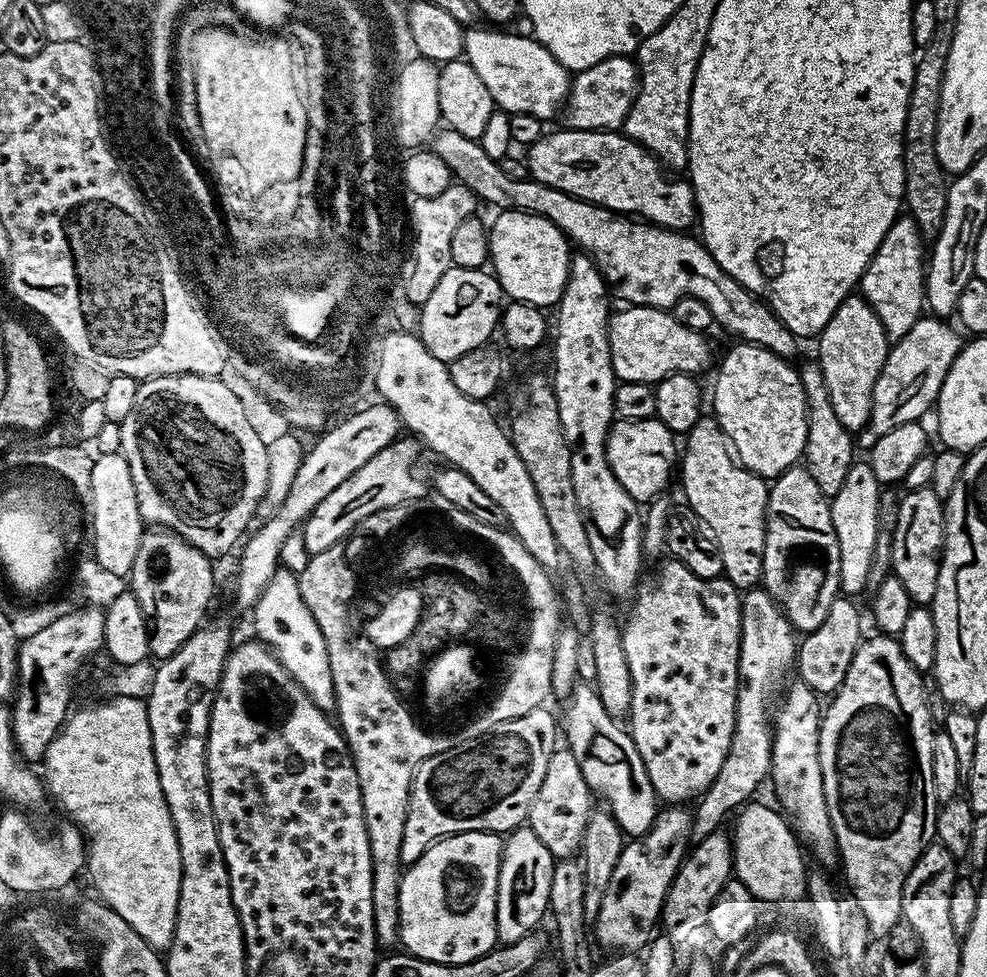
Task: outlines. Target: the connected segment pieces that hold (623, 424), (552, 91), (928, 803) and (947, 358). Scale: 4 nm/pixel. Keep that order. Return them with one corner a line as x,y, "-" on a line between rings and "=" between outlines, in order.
617,419
608,430
606,458
614,478
622,482
622,490
637,502
651,502
661,495
660,492
674,476
678,464
678,440
672,431
658,419
622,420
=
472,26
464,34
463,59
482,78
486,90
490,90
493,105
509,114
532,115
548,122
552,115
565,107
570,87
570,73
563,68
531,35
515,36
508,30
497,30
492,26
=
887,634
875,635
869,635
861,640
858,654
854,654
854,662
850,662
850,670
846,670
846,682
842,682
840,689
827,701
823,709
820,718
820,761
822,762
822,790
826,794
826,810
830,814
830,822
836,835
839,863
842,868
844,864
844,876
848,879
853,894
856,895
856,904
860,907
857,908
859,915
867,922
869,933
873,937
884,938
901,923
902,890
907,875
928,845
936,840
938,801
934,794
934,770
930,766
934,725
926,710
926,698
922,692
922,674
914,666
910,666
906,654
902,654
902,646
897,637
=
921,318
918,322
914,322
914,326
910,326
910,330
901,340
895,341
889,347
886,362
878,374
878,382
874,382
870,422
868,427
862,429
858,434
858,444
861,449
872,449
874,442
879,436
890,434
890,430
894,430
894,426
915,424
921,418
924,418
920,416
926,415
927,412
929,415
930,409
935,405
936,399
940,396
942,382
946,378
954,358
958,358
962,347
962,339
960,340
959,336
961,333
955,327
953,328
948,325
948,322
940,318

